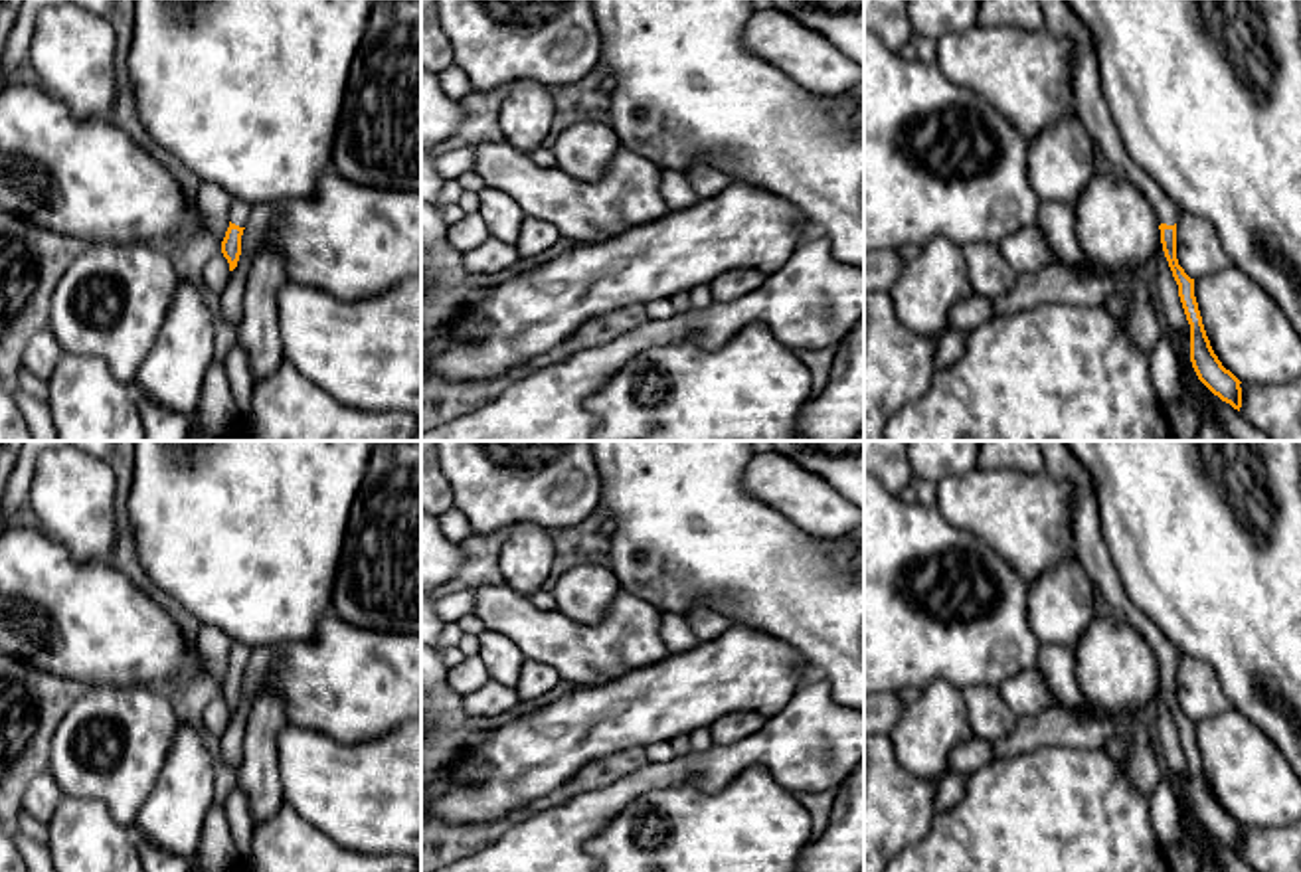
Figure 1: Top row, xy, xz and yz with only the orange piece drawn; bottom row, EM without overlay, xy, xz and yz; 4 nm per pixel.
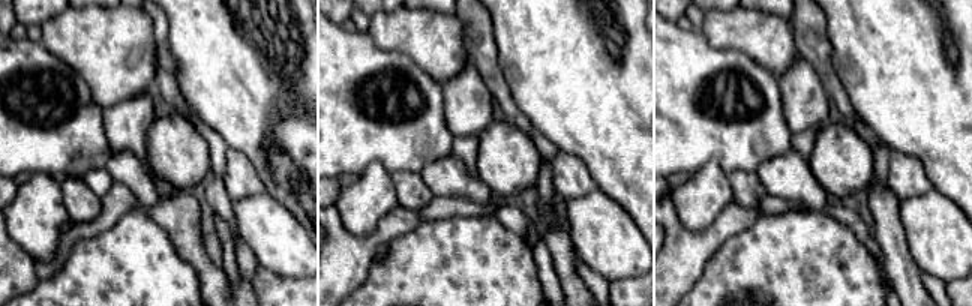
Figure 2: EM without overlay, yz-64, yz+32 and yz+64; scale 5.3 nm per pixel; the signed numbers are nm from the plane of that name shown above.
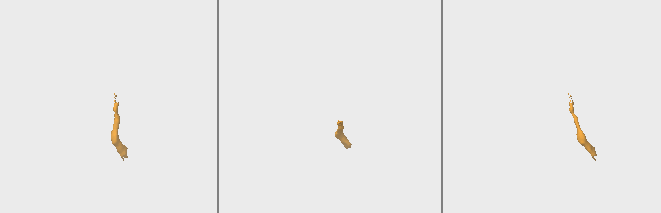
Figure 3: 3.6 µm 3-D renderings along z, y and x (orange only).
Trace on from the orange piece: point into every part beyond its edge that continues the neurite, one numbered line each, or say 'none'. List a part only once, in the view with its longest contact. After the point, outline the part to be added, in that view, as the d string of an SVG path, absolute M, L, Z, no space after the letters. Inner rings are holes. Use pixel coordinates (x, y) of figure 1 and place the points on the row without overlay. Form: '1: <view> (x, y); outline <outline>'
1: xy (240, 653); outline M233 643L231 654L229 654L229 664L239 670L245 670L247 662L249 662L249 654L251 654L251 649L247 645Z

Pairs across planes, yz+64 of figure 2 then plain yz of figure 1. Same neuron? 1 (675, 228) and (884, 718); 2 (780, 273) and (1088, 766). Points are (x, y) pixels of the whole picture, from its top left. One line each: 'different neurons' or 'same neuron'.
1: different neurons
2: same neuron

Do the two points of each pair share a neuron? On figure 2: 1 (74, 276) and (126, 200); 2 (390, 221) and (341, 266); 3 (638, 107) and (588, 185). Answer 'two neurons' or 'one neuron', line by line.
1: two neurons
2: one neuron
3: two neurons

